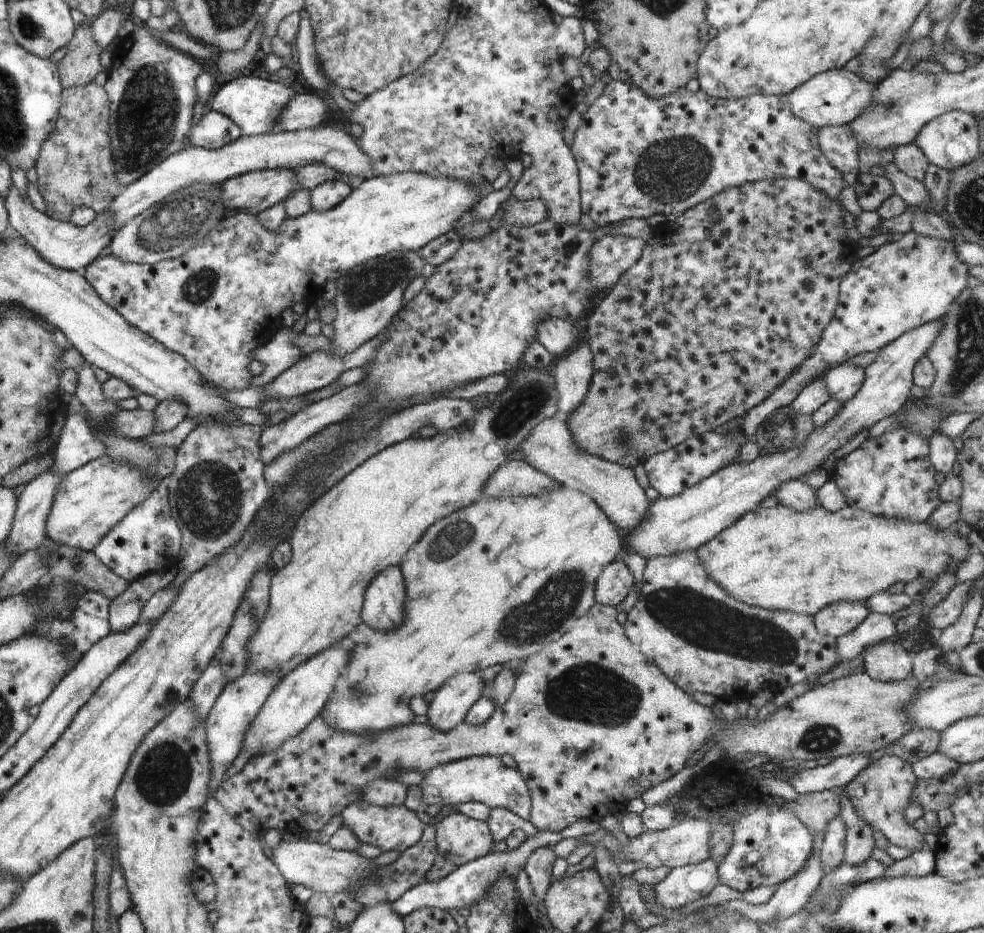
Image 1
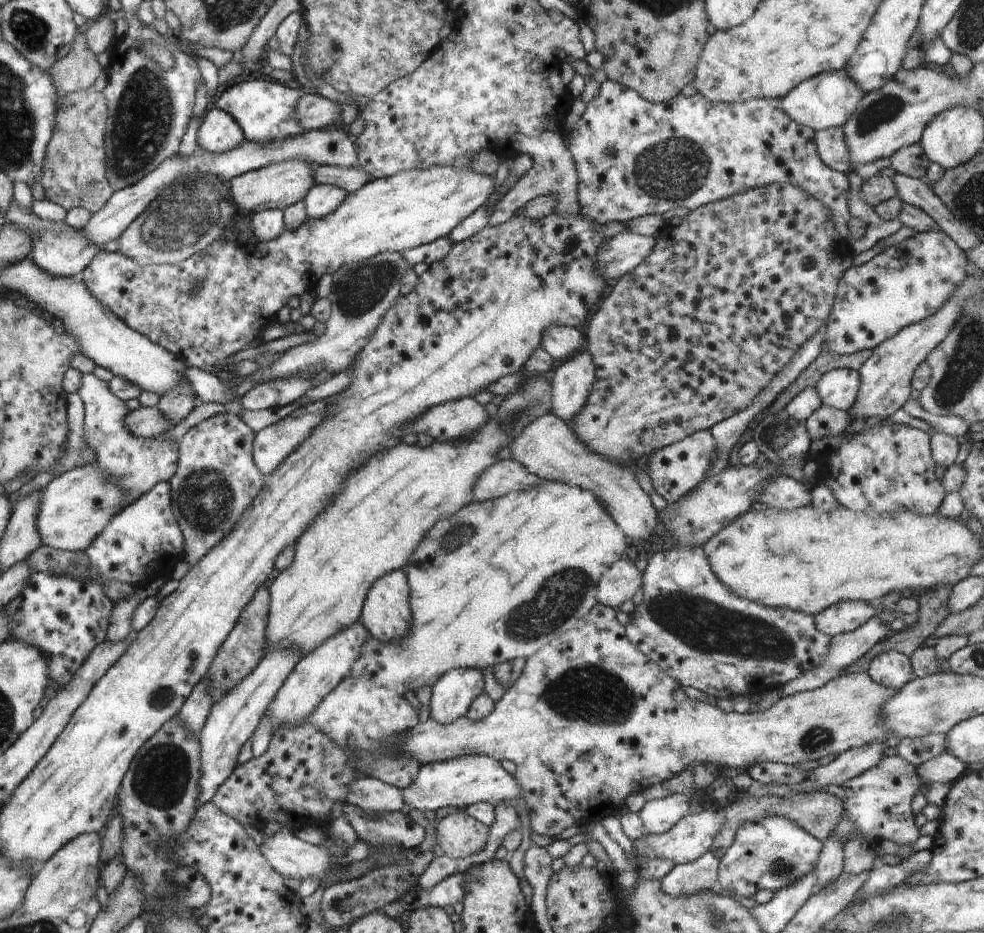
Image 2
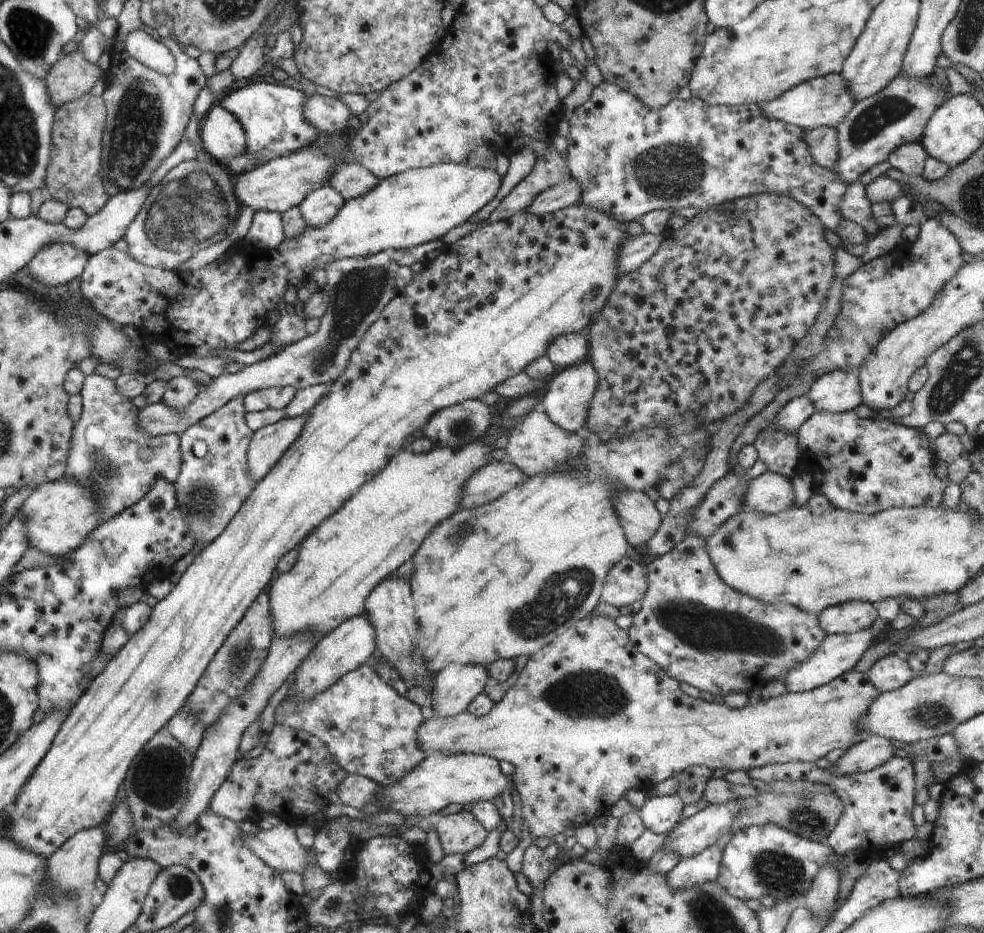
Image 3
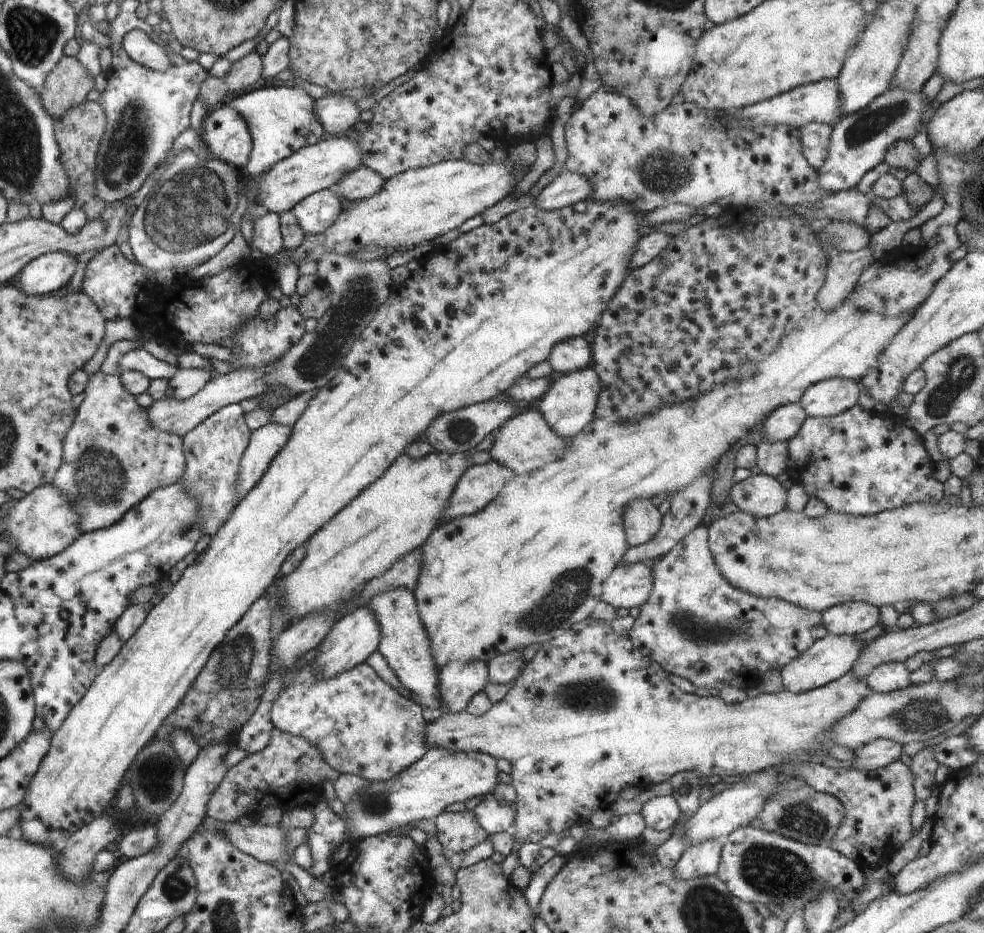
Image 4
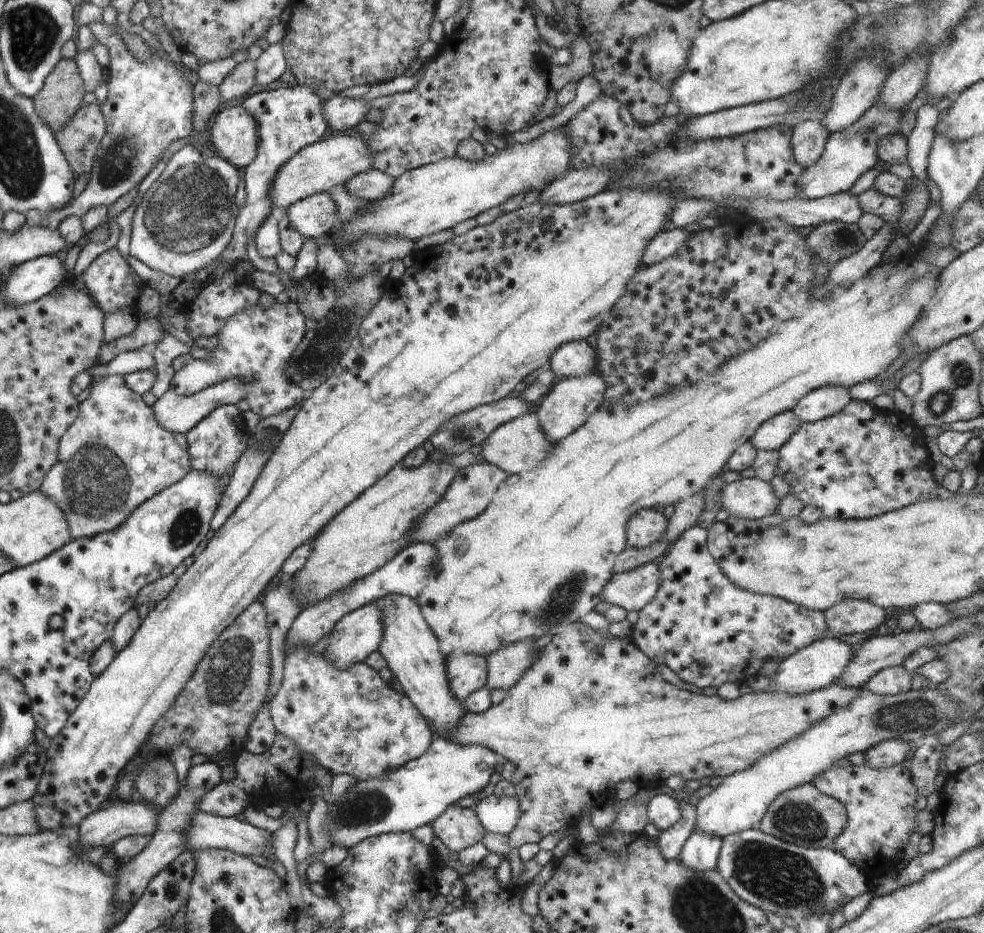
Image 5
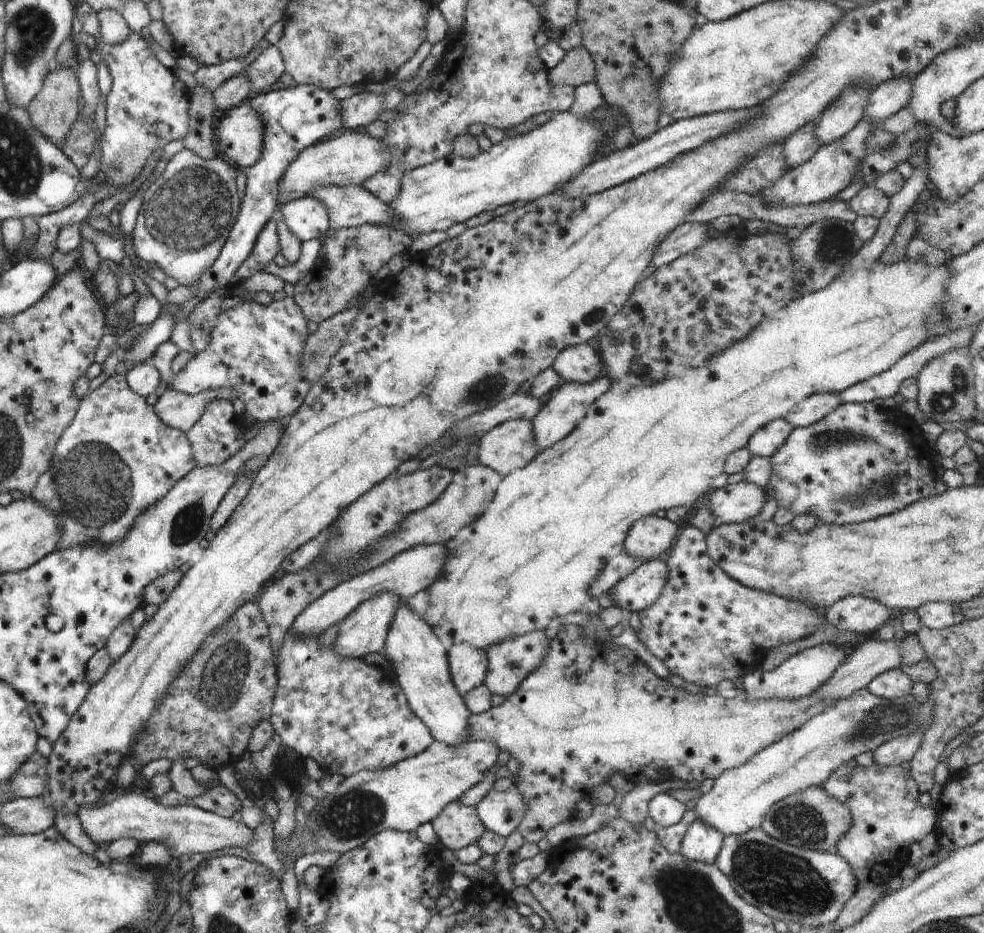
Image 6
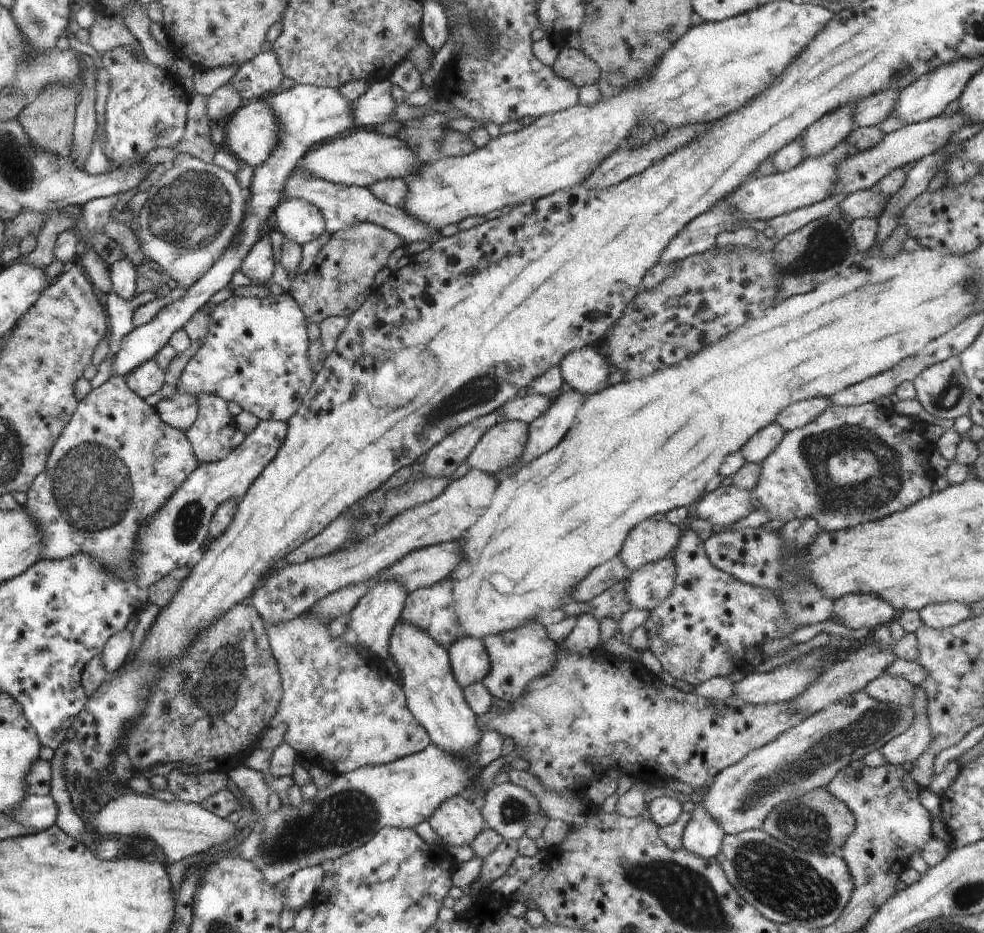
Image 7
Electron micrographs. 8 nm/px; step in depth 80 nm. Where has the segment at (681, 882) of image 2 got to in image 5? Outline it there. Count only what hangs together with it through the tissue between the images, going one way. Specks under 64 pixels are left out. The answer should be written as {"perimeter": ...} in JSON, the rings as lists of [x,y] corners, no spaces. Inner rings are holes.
{"perimeter":[[[694,831],[682,847],[679,861],[695,871],[714,871],[721,851],[720,837]]]}

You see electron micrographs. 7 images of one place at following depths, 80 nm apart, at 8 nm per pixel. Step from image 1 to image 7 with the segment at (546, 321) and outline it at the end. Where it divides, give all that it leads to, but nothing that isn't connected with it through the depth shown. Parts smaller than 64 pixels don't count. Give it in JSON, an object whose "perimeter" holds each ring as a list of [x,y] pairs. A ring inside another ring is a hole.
{"perimeter":[[[583,346],[580,350],[569,352],[558,366],[565,386],[586,393],[588,396],[608,386],[612,369],[608,359],[593,346]]]}

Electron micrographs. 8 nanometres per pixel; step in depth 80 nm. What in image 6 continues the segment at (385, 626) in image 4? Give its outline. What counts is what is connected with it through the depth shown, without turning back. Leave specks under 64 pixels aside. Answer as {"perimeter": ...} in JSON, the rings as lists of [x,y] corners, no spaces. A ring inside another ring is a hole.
{"perimeter":[[[401,600],[397,606],[382,654],[389,661],[393,677],[398,678],[402,690],[405,690],[409,706],[429,727],[433,738],[454,746],[468,740],[469,718],[472,714],[454,686],[448,652],[433,627],[406,605],[406,600]]]}

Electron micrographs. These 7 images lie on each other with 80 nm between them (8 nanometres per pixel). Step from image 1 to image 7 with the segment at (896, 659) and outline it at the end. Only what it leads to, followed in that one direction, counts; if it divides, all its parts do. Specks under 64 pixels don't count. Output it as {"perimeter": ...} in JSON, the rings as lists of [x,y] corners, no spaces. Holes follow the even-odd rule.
{"perimeter":[[[882,673],[872,679],[864,690],[879,701],[895,705],[911,706],[915,695],[915,686],[899,676]]]}

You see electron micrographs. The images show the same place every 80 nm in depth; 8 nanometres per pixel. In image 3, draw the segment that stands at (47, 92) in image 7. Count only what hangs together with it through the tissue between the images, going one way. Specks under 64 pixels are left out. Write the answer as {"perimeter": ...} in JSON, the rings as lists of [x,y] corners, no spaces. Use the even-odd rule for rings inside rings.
{"perimeter":[[[78,46],[77,51],[62,57],[44,78],[53,106],[57,108],[90,93],[103,74],[101,67],[91,63]]]}

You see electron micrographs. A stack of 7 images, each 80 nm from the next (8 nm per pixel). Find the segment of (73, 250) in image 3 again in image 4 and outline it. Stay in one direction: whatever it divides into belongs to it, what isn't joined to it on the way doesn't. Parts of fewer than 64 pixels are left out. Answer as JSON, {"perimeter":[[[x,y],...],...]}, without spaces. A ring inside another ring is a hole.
{"perimeter":[[[62,251],[43,254],[29,262],[12,284],[23,293],[46,296],[60,292],[76,270],[76,258]]]}

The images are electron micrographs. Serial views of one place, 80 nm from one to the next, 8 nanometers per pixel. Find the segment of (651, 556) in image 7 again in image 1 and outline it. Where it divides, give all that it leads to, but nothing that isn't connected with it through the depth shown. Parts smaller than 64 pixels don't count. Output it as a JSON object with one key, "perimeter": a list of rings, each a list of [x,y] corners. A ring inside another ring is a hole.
{"perimeter":[[[554,416],[539,422],[525,438],[520,450],[534,469],[554,478],[560,486],[580,491],[594,500],[618,528],[632,532],[647,513],[651,501],[636,481],[634,470],[581,451],[573,441],[564,417]]]}

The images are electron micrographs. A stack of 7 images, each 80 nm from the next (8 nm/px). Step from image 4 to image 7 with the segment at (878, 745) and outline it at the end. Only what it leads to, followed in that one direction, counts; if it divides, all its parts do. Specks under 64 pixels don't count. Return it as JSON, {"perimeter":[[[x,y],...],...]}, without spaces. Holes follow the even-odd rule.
{"perimeter":[[[915,687],[911,707],[915,710],[915,718],[910,728],[889,740],[879,750],[888,764],[902,765],[918,761],[919,756],[929,749],[933,741],[927,717],[927,694],[922,687]]]}

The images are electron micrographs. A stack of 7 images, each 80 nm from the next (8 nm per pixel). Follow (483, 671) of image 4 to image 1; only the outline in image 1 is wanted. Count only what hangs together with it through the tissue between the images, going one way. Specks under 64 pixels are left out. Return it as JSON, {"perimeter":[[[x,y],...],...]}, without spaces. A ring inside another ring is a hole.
{"perimeter":[[[456,674],[435,692],[427,713],[428,724],[439,731],[451,731],[464,723],[469,710],[484,696],[485,688],[480,674]]]}

